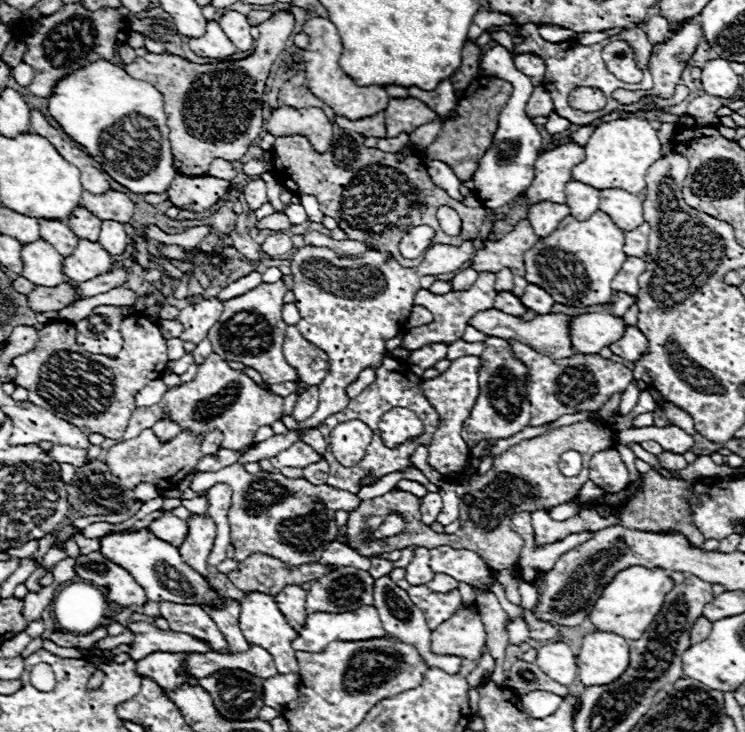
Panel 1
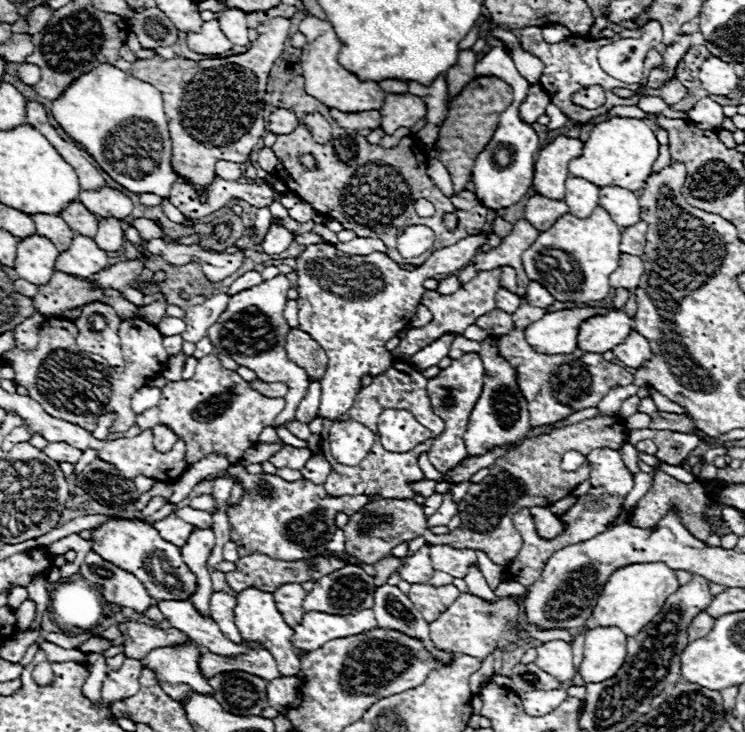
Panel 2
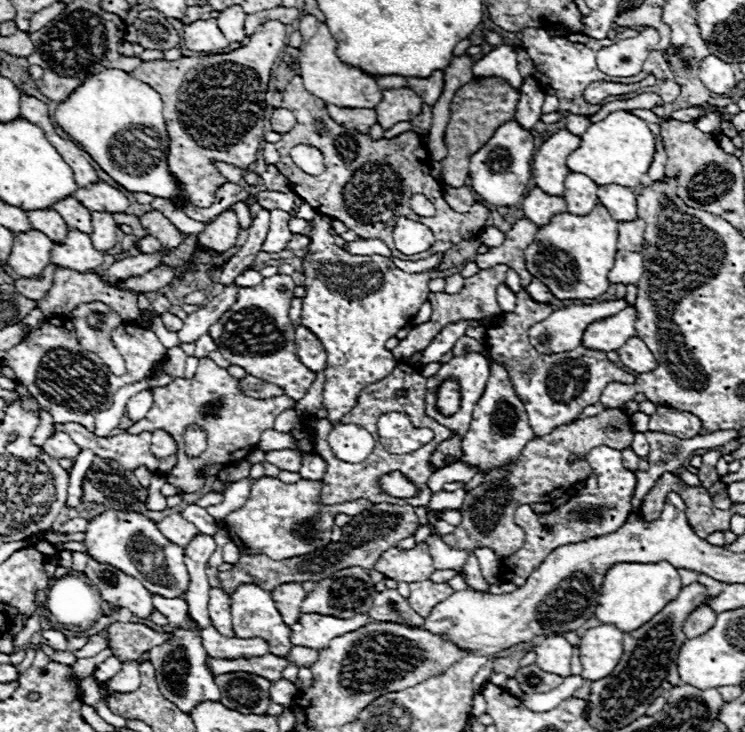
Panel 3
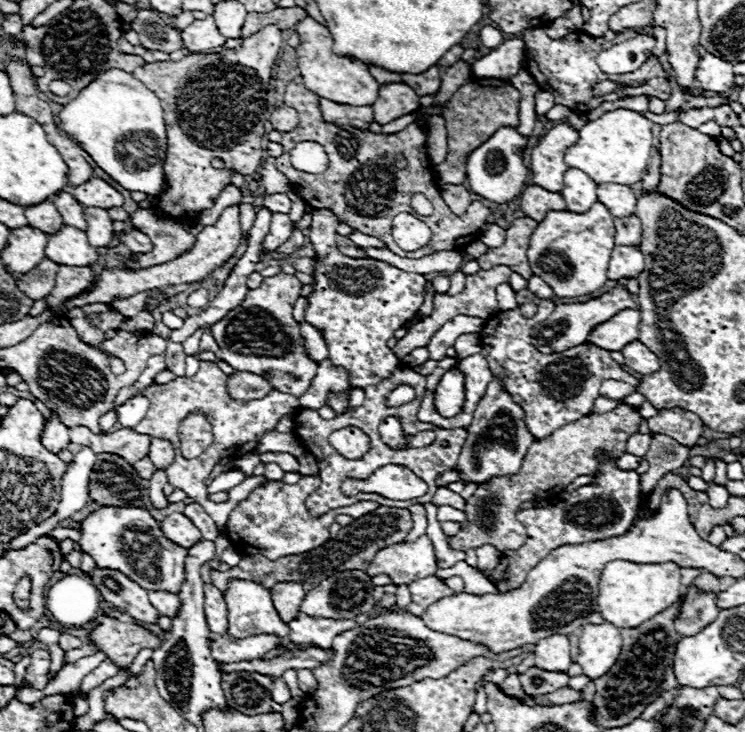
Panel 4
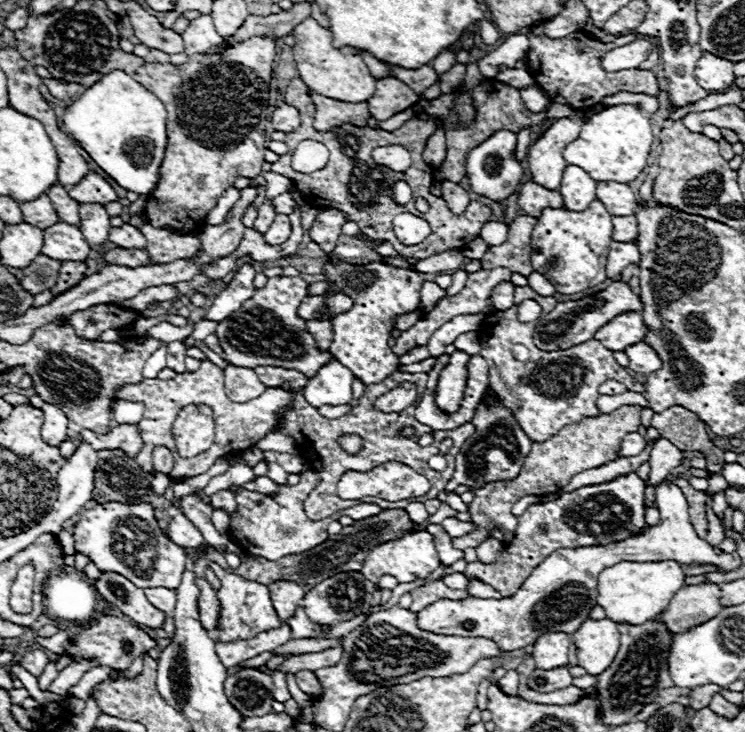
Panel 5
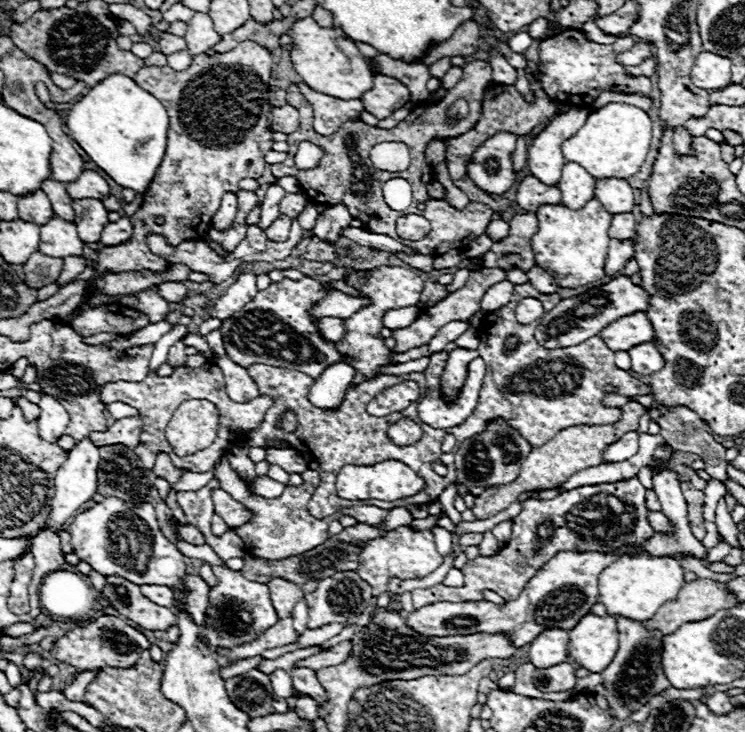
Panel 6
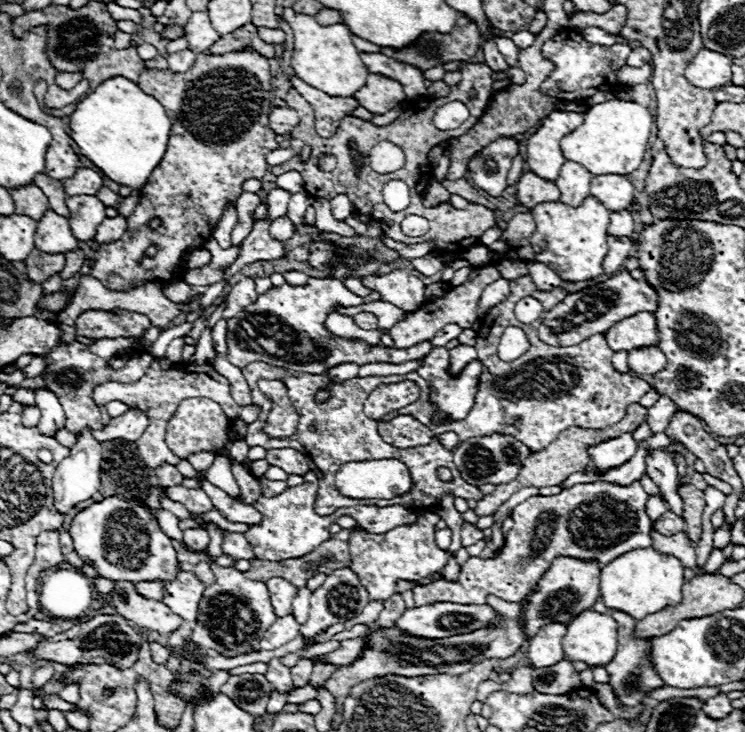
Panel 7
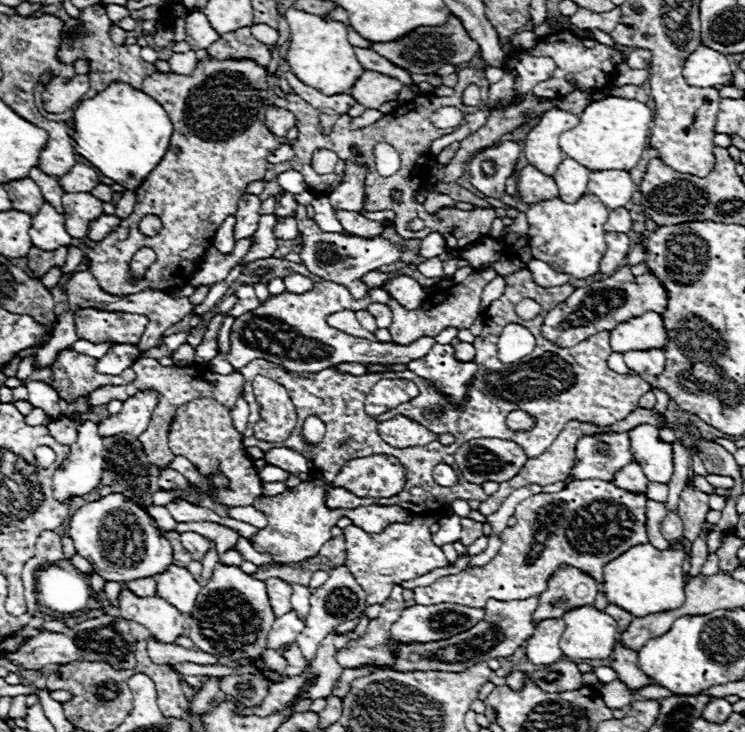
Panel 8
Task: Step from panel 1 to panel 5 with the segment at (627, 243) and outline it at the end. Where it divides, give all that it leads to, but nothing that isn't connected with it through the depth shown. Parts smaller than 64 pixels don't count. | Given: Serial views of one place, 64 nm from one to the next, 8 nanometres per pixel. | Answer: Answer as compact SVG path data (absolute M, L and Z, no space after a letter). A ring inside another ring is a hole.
M612 216L612 238L618 242L632 242L638 236L638 222L632 216Z

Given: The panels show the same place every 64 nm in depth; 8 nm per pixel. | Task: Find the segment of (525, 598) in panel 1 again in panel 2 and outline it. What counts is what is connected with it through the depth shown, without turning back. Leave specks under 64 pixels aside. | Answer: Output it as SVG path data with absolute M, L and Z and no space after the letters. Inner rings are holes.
M502 581L494 590L494 593L497 597L520 595L526 593L526 587L516 581Z

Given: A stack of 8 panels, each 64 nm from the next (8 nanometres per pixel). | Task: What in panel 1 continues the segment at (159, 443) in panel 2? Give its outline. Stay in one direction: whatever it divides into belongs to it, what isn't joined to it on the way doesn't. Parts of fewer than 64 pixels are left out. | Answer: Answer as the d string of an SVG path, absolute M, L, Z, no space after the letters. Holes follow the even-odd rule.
M164 418L164 420L160 420L160 422L156 422L154 426L152 426L152 430L154 430L154 434L160 438L160 442L162 444L166 444L166 442L170 442L180 430L178 430L178 424L174 424L172 420L168 420L168 418Z

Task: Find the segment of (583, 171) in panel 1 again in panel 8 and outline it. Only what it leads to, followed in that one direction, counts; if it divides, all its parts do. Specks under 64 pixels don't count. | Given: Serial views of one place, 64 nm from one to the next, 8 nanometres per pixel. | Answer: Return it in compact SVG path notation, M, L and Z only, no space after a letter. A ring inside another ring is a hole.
M608 96L590 102L580 114L578 126L560 134L560 148L590 170L632 170L648 146L652 120L652 110L644 102Z

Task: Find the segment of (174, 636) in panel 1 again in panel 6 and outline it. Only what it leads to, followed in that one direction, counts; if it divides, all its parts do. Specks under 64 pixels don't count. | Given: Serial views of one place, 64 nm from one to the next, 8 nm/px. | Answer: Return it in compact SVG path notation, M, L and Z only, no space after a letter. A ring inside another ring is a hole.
M100 616L84 626L76 626L64 636L60 636L54 642L54 648L50 650L52 658L58 662L66 662L78 670L94 670L94 668L104 668L104 666L114 666L114 668L130 668L136 664L140 652L144 648L150 648L150 642L142 632L126 624L118 616Z

